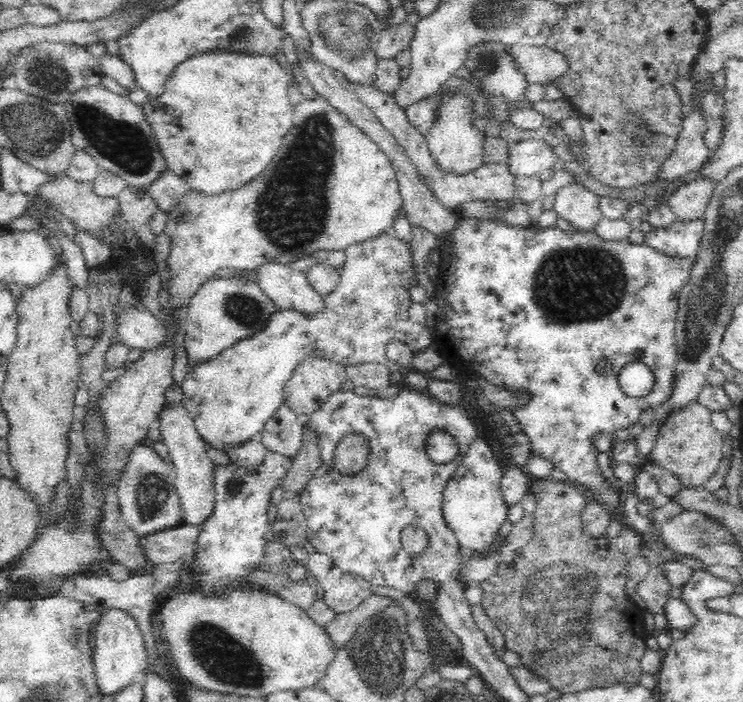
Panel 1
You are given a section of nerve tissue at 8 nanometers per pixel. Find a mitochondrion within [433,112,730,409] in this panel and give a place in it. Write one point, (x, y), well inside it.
(583, 284)

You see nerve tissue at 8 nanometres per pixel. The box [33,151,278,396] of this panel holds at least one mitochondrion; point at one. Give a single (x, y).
(246, 311)

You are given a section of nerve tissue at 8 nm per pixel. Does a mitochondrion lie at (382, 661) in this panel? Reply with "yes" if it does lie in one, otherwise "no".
yes

